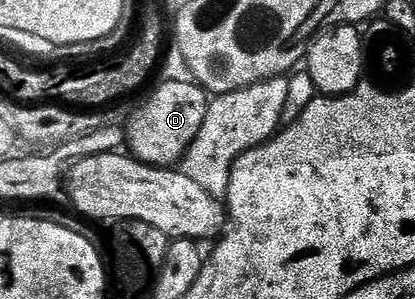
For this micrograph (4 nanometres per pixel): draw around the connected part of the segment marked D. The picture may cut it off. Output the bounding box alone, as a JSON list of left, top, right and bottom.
[126,81,210,164]

